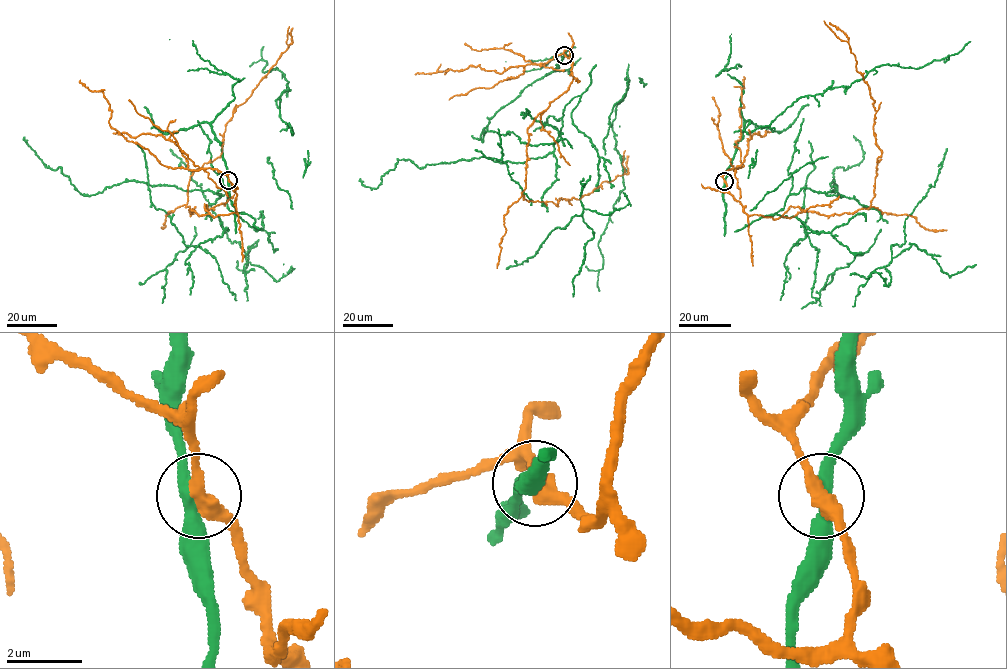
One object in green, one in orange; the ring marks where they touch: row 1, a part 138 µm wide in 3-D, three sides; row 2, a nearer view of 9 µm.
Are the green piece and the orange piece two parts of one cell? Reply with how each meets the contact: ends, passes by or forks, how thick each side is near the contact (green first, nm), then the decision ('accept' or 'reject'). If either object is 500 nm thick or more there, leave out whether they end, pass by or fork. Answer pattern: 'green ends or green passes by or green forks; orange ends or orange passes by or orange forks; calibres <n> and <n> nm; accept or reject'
green passes by; orange passes by; calibres 360 and 400 nm; accept

